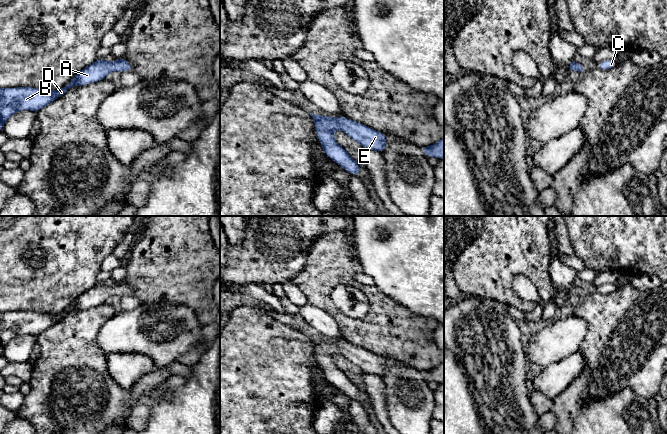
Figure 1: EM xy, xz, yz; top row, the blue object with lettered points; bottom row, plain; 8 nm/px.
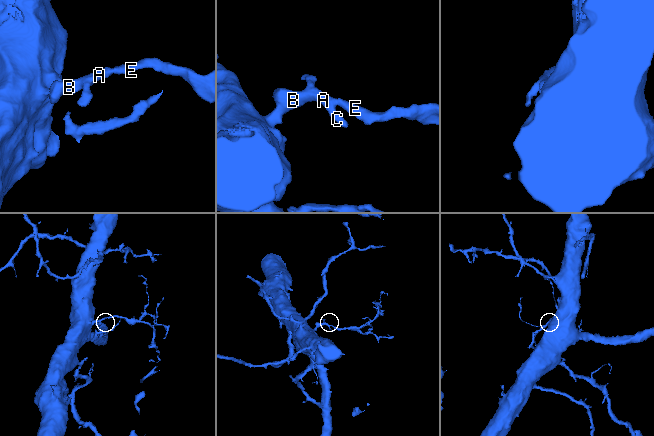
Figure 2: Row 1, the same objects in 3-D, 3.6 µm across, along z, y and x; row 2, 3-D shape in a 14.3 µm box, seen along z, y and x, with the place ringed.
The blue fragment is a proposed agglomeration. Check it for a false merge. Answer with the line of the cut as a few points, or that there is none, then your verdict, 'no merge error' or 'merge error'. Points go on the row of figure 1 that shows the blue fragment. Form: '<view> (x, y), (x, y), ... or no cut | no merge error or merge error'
no cut | no merge error

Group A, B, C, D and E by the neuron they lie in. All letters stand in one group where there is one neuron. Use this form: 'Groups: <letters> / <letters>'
Groups: A B C D E

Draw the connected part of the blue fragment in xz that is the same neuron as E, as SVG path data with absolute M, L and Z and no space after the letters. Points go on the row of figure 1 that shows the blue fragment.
M310 113L314 120L315 130L320 144L327 157L336 162L352 176L358 176L361 168L351 158L346 149L340 147L334 139L333 132L338 128L357 141L362 147L383 152L386 148L386 134L373 130L345 116L338 119L330 116L319 116Z

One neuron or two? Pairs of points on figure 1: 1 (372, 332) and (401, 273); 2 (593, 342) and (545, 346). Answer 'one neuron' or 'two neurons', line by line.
1: two neurons
2: two neurons

